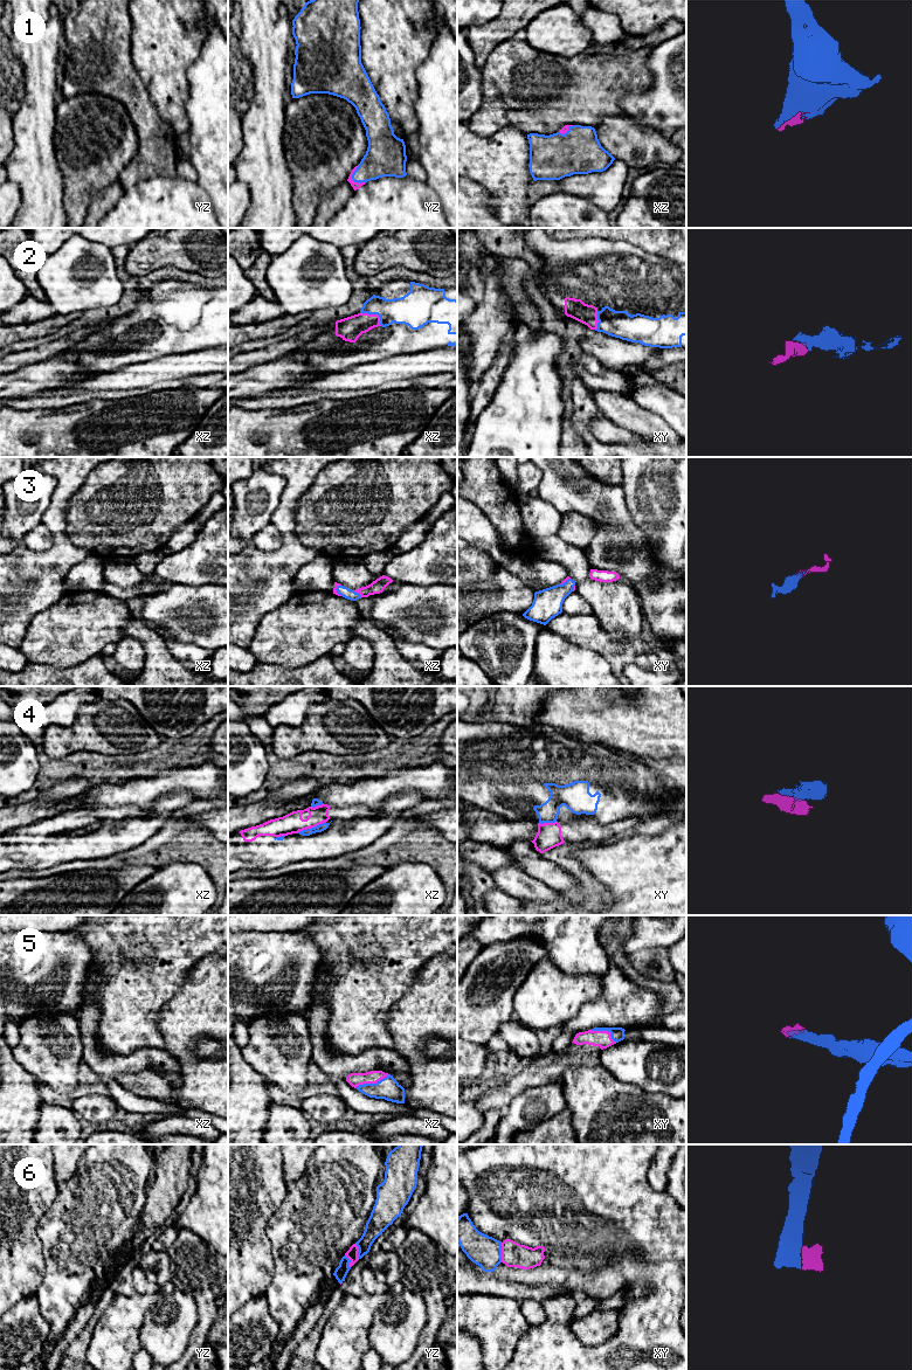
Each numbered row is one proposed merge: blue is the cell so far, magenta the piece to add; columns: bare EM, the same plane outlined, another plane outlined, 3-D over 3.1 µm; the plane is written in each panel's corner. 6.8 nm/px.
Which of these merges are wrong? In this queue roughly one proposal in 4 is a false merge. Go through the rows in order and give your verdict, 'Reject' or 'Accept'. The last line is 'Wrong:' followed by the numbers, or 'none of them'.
1: Accept
2: Accept
3: Accept
4: Reject
5: Accept
6: Reject
Wrong: 4, 6

